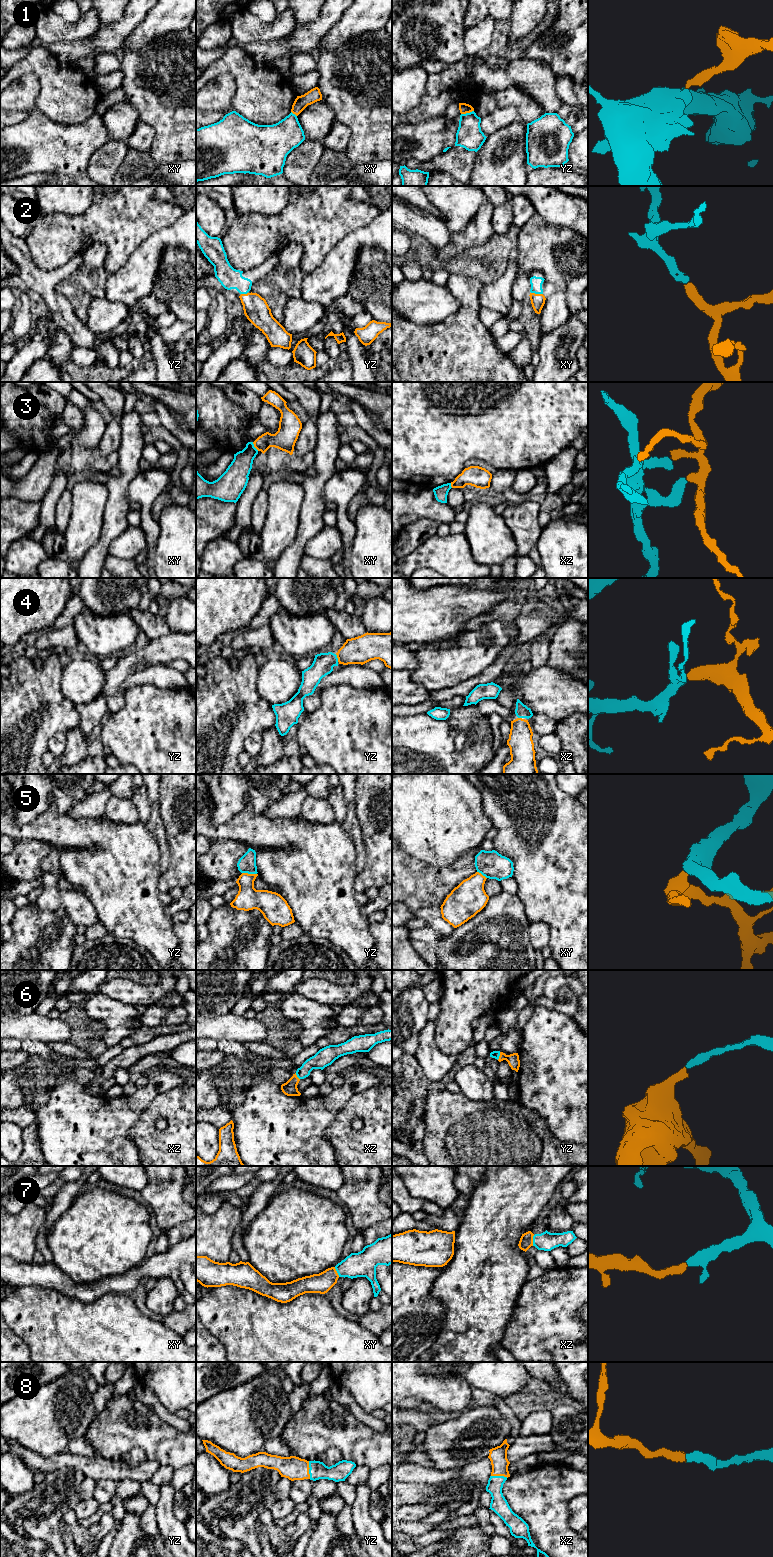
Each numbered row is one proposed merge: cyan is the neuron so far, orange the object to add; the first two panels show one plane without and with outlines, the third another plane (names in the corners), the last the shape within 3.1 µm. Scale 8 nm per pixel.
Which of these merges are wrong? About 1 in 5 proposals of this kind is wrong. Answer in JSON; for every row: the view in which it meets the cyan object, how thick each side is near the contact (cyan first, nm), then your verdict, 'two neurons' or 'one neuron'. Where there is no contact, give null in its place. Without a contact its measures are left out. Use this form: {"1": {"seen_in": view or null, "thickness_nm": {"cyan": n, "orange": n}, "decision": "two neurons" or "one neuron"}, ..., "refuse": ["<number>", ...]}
{"1": {"seen_in": "yz", "thickness_nm": {"cyan": 200, "orange": 90}, "decision": "two neurons"}, "2": {"seen_in": "xy", "thickness_nm": {"cyan": 100, "orange": 110}, "decision": "one neuron"}, "3": {"seen_in": "xy", "thickness_nm": {"cyan": 180, "orange": 170}, "decision": "two neurons"}, "4": {"seen_in": "yz", "thickness_nm": {"cyan": 170, "orange": 220}, "decision": "one neuron"}, "5": {"seen_in": "yz", "thickness_nm": {"cyan": 140, "orange": 190}, "decision": "one neuron"}, "6": {"seen_in": "yz", "thickness_nm": {"cyan": 60, "orange": 100}, "decision": "one neuron"}, "7": {"seen_in": "xz", "thickness_nm": {"cyan": 150, "orange": 110}, "decision": "one neuron"}, "8": {"seen_in": "yz", "thickness_nm": {"cyan": 150, "orange": 190}, "decision": "one neuron"}, "refuse": ["1", "3"]}

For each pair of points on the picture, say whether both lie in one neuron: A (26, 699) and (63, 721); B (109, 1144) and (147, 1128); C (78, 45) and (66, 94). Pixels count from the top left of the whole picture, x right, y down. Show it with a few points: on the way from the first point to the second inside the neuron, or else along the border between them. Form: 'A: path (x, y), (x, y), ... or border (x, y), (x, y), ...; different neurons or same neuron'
A: path (37, 700), (48, 700), (52, 710); same neuron
B: border (140, 1116), (129, 1132), (138, 1155); different neurons
C: border (49, 49), (59, 59), (68, 64); different neurons

